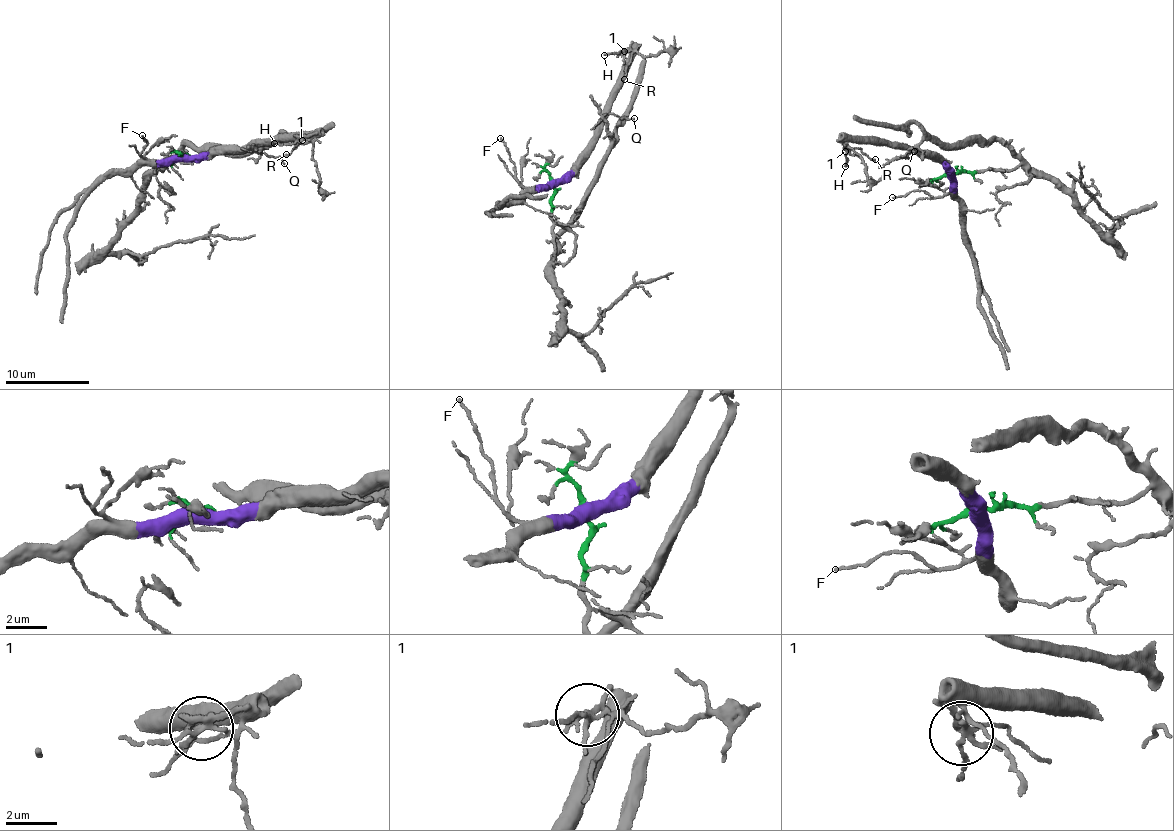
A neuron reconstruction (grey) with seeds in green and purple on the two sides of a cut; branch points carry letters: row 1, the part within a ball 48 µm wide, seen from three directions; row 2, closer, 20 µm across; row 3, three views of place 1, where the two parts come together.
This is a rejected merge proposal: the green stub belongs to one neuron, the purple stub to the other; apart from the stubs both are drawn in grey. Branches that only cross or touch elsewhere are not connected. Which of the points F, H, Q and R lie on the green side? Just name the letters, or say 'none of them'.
Q

